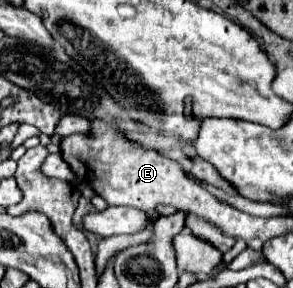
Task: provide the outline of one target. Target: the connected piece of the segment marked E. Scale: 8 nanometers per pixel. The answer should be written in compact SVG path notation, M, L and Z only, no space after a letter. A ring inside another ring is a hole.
M91 121L91 125L93 129L87 135L77 133L77 135L63 137L61 151L63 151L65 161L71 165L71 169L77 175L79 175L79 169L85 169L85 181L109 205L127 205L127 207L135 207L147 213L153 211L159 203L175 205L181 211L193 211L197 215L207 217L217 227L221 227L223 233L235 239L243 239L247 247L255 251L261 251L261 245L267 239L275 237L273 219L251 217L225 203L219 203L199 183L195 183L177 161L171 161L159 155L157 151L149 151L135 143L129 143L113 129L113 125L105 121ZM245 223L255 223L255 225L245 225Z

